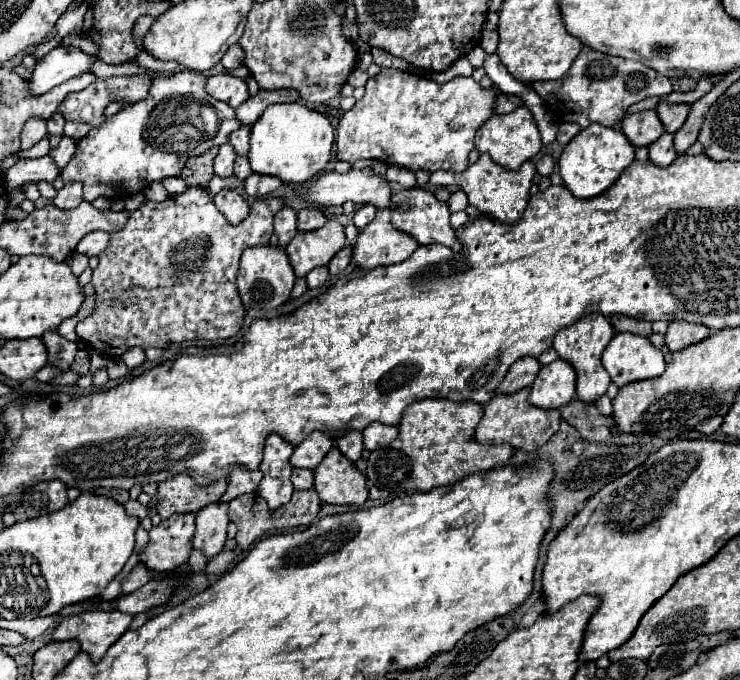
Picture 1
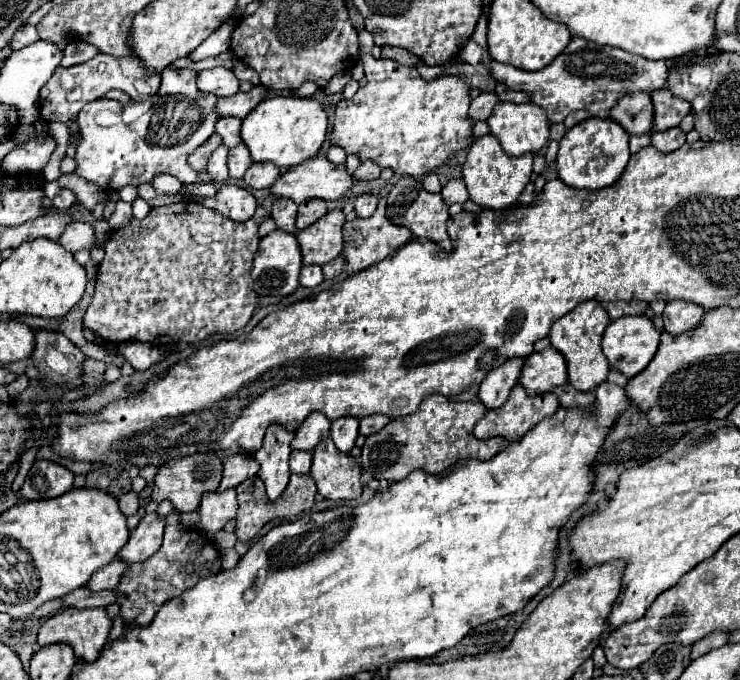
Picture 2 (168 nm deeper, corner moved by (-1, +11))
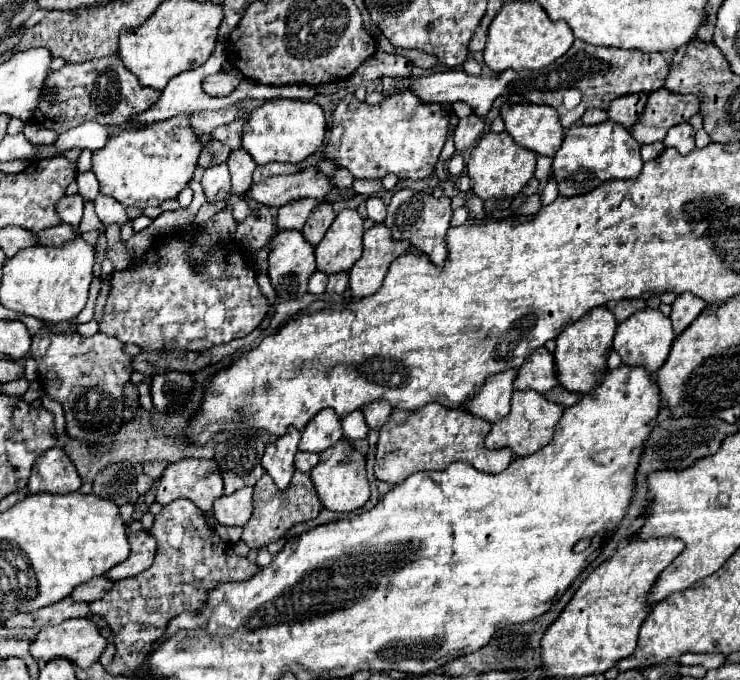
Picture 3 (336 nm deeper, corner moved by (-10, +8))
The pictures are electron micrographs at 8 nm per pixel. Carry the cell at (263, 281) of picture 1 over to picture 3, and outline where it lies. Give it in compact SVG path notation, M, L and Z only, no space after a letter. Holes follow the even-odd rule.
M280 230L270 242L268 264L278 300L300 298L306 294L308 278L316 272L314 246L298 230Z

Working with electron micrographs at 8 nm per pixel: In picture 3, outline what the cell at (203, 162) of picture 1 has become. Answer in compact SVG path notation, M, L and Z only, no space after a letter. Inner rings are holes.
M208 140L200 152L200 160L198 164L202 168L212 168L212 166L218 166L218 164L224 164L230 156L232 148L226 148L226 144L218 142L218 140Z

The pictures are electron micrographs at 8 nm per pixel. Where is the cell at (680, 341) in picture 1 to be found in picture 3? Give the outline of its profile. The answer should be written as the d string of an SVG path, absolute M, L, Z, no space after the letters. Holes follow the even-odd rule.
M684 292L676 298L676 302L672 304L672 314L670 314L670 320L672 320L672 326L674 326L674 334L682 334L698 316L700 312L706 308L706 302L700 300L698 296L690 294L690 292Z

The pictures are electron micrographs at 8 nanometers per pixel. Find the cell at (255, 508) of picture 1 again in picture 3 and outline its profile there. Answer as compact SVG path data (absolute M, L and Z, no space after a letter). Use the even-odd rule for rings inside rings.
M294 472L292 482L288 484L286 490L278 490L276 484L270 480L270 474L264 474L254 486L254 512L252 512L252 518L248 520L248 524L244 526L242 540L250 548L262 548L270 542L276 542L276 540L284 538L286 532L294 524L308 522L308 520L316 518L320 510L322 510L322 504L320 504L320 498L318 498L318 494L314 490L314 484L312 484L308 474Z

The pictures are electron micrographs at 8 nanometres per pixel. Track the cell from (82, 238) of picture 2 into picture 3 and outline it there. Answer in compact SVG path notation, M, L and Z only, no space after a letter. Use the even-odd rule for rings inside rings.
M56 224L54 228L46 228L36 234L38 244L42 244L42 246L62 246L64 242L70 242L76 236L78 236L78 232L68 224Z

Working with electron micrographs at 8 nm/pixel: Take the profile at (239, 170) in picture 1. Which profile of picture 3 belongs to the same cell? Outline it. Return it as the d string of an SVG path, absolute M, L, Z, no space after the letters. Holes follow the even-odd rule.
M234 150L228 158L228 170L232 176L232 192L242 194L248 190L248 186L252 184L252 172L256 168L256 162L252 160L252 156L246 150Z

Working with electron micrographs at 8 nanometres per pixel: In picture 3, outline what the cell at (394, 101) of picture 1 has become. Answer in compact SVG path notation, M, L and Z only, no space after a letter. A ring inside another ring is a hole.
M398 92L372 106L354 96L342 98L332 114L326 158L350 170L354 178L384 178L394 172L398 178L424 180L436 168L448 138L448 122L450 116L440 104L426 104L412 92Z

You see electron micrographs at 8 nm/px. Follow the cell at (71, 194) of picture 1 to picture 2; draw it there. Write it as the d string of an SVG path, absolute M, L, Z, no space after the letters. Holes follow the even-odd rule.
M61 189L61 191L55 195L55 199L51 201L51 205L55 205L57 209L67 209L67 207L71 207L75 201L77 201L77 199L75 199L75 193L73 193L71 189Z

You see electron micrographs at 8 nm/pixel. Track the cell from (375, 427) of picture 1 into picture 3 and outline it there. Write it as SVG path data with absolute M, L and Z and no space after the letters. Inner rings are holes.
M374 400L374 402L366 404L366 408L362 408L366 424L372 430L380 430L386 424L390 412L392 412L392 406L388 400Z

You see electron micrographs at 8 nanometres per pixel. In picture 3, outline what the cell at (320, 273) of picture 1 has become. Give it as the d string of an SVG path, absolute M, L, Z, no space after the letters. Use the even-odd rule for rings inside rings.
M316 270L310 280L308 280L308 292L310 294L322 294L326 290L326 284L328 284L328 274Z

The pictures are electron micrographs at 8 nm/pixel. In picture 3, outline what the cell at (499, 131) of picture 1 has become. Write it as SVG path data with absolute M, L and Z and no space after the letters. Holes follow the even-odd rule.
M504 102L500 112L506 132L522 148L542 156L554 156L564 140L558 112L550 106Z

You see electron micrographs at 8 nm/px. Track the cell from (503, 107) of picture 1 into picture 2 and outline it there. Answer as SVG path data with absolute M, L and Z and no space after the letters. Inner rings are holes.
M485 91L485 93L481 93L477 99L473 99L473 103L471 103L471 109L469 109L469 117L473 119L473 121L485 121L489 115L491 115L491 111L493 111L493 107L499 103L501 99L497 97L497 93L489 93L489 91Z

